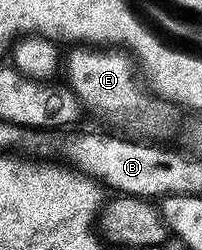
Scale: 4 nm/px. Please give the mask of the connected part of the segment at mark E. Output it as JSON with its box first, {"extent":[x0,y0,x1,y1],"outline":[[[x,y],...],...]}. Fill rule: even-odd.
{"extent":[64,47,172,133],"outline":[[[74,47],[71,49],[74,50],[67,57],[65,54],[64,57],[64,73],[66,69],[64,81],[89,112],[91,109],[92,112],[99,113],[106,121],[114,120],[118,123],[126,121],[128,128],[139,129],[142,133],[152,132],[161,121],[169,119],[172,112],[171,106],[159,100],[153,92],[148,91],[136,72],[136,65],[131,54],[118,47]]]}

